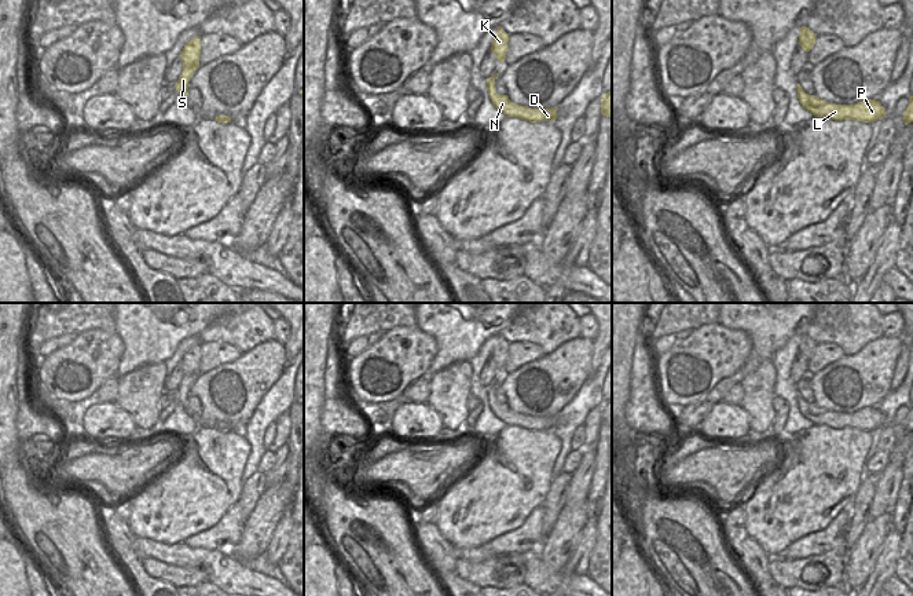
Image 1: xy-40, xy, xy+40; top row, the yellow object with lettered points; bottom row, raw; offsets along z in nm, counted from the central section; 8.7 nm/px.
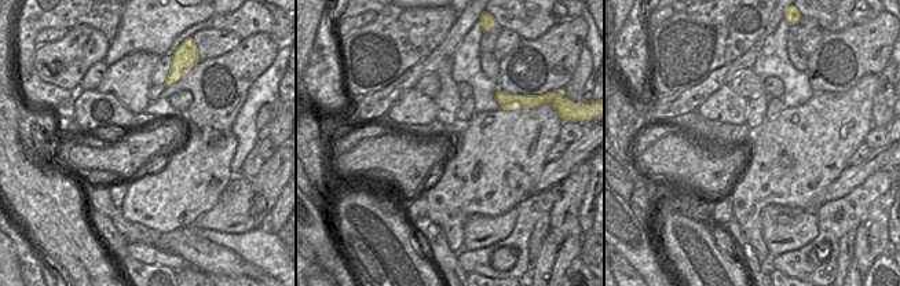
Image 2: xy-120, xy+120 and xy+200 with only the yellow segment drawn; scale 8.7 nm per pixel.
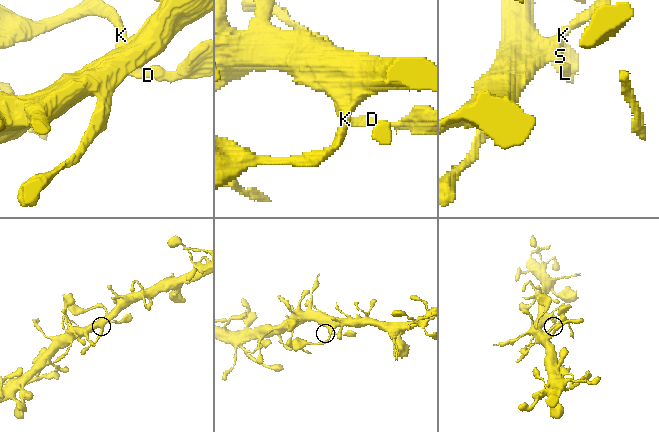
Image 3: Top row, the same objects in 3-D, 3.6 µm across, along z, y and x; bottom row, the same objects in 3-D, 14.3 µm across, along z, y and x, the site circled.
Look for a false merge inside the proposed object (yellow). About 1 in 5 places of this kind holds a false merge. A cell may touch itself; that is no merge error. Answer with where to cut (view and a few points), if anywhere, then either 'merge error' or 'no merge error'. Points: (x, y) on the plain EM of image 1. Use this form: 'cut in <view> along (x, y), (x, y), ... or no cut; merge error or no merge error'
no cut; no merge error

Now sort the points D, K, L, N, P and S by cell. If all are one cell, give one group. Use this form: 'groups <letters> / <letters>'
groups D K L N P S

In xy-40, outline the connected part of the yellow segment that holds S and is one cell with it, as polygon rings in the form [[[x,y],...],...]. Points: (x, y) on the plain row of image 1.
[[[201,344],[191,347],[183,356],[180,365],[183,368],[183,380],[175,392],[176,399],[187,410],[188,390],[194,380],[199,376]]]

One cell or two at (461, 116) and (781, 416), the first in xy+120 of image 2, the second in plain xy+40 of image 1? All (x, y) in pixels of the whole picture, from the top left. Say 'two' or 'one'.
one

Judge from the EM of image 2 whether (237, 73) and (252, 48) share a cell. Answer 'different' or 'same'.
same

